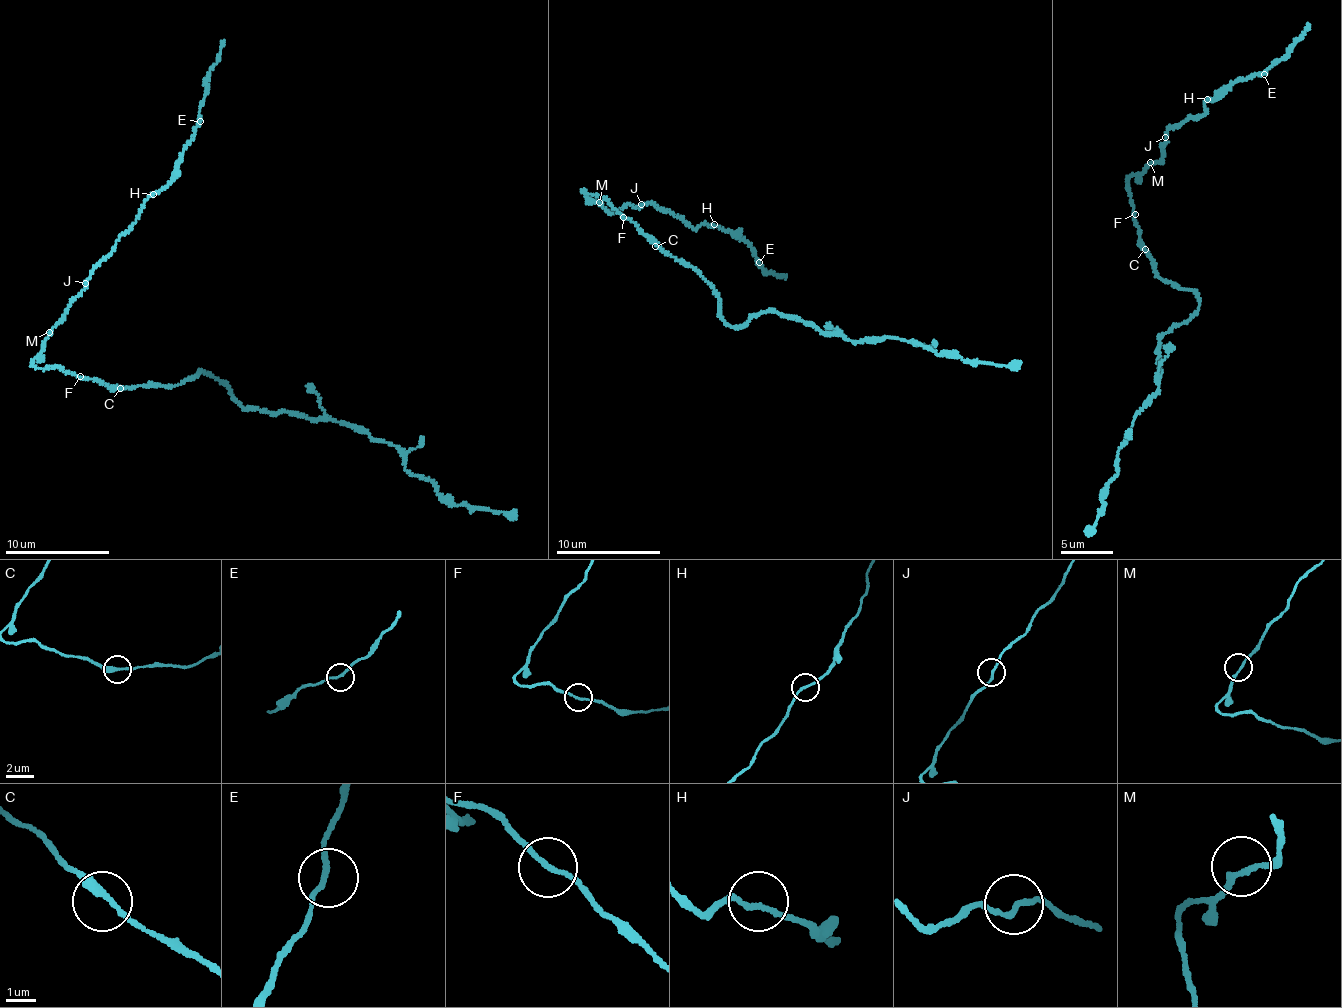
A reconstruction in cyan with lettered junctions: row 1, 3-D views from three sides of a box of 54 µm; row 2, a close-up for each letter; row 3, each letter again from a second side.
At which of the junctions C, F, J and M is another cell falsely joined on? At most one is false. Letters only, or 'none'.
none

